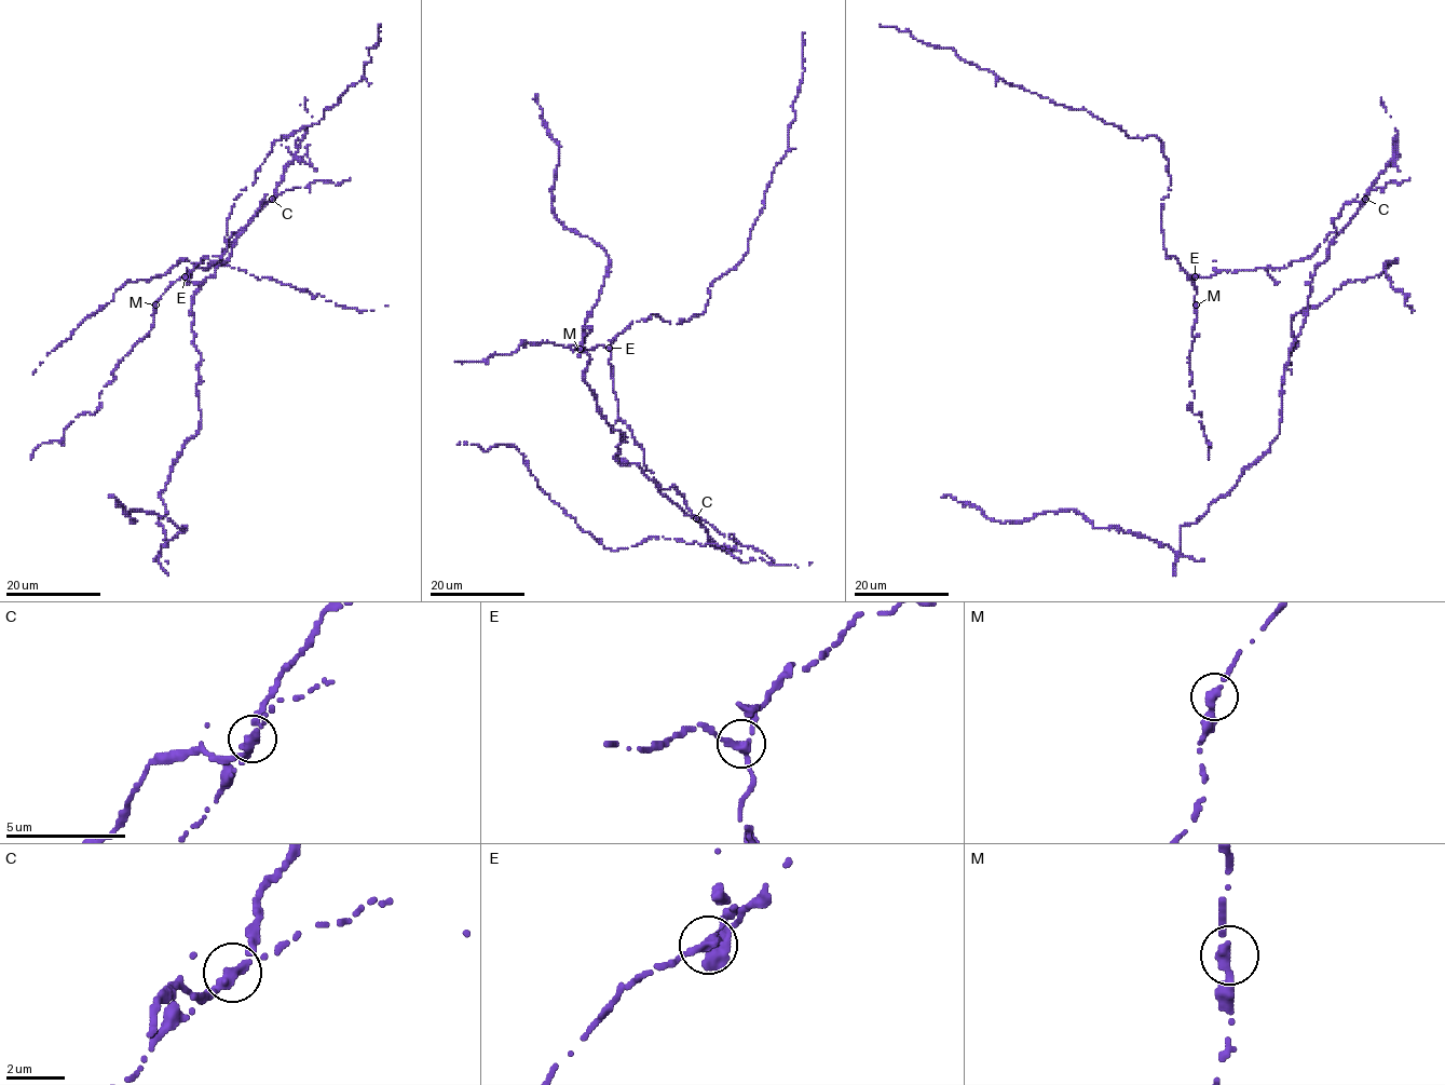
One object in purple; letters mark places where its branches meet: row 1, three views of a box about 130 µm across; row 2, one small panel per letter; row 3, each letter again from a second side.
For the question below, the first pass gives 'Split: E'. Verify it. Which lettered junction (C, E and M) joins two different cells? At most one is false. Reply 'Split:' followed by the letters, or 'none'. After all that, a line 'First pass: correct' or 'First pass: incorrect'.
Split: C
First pass: incorrect

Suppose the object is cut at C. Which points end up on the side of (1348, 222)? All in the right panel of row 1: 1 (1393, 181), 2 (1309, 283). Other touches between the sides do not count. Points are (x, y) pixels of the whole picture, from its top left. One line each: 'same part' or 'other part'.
1: same part
2: other part

